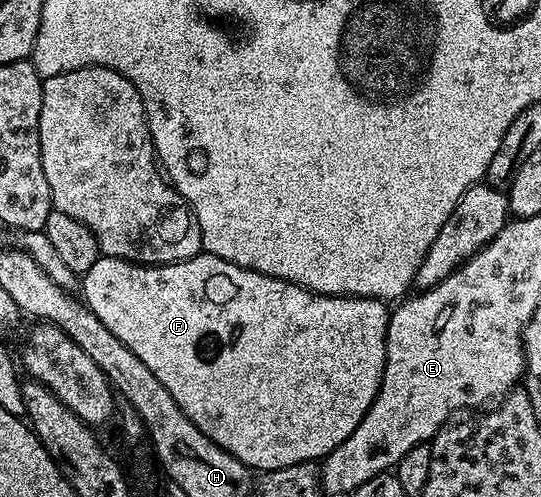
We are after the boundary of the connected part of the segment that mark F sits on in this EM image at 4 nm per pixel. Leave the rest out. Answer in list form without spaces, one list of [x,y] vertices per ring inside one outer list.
[[[201,252],[197,257],[187,261],[173,261],[170,265],[139,265],[125,261],[119,257],[99,256],[86,273],[81,274],[81,300],[85,301],[91,311],[164,383],[168,395],[176,399],[180,411],[212,439],[224,451],[228,451],[240,463],[251,471],[265,471],[292,467],[305,461],[317,462],[326,458],[333,449],[340,447],[356,427],[360,427],[360,419],[372,407],[376,395],[380,391],[380,383],[386,366],[386,332],[390,322],[387,302],[378,301],[375,297],[329,297],[323,293],[314,293],[303,285],[288,283],[284,279],[276,279],[272,275],[264,275],[260,271],[252,271],[244,267],[236,267],[236,263],[228,263],[224,259],[214,257],[211,253]]]

